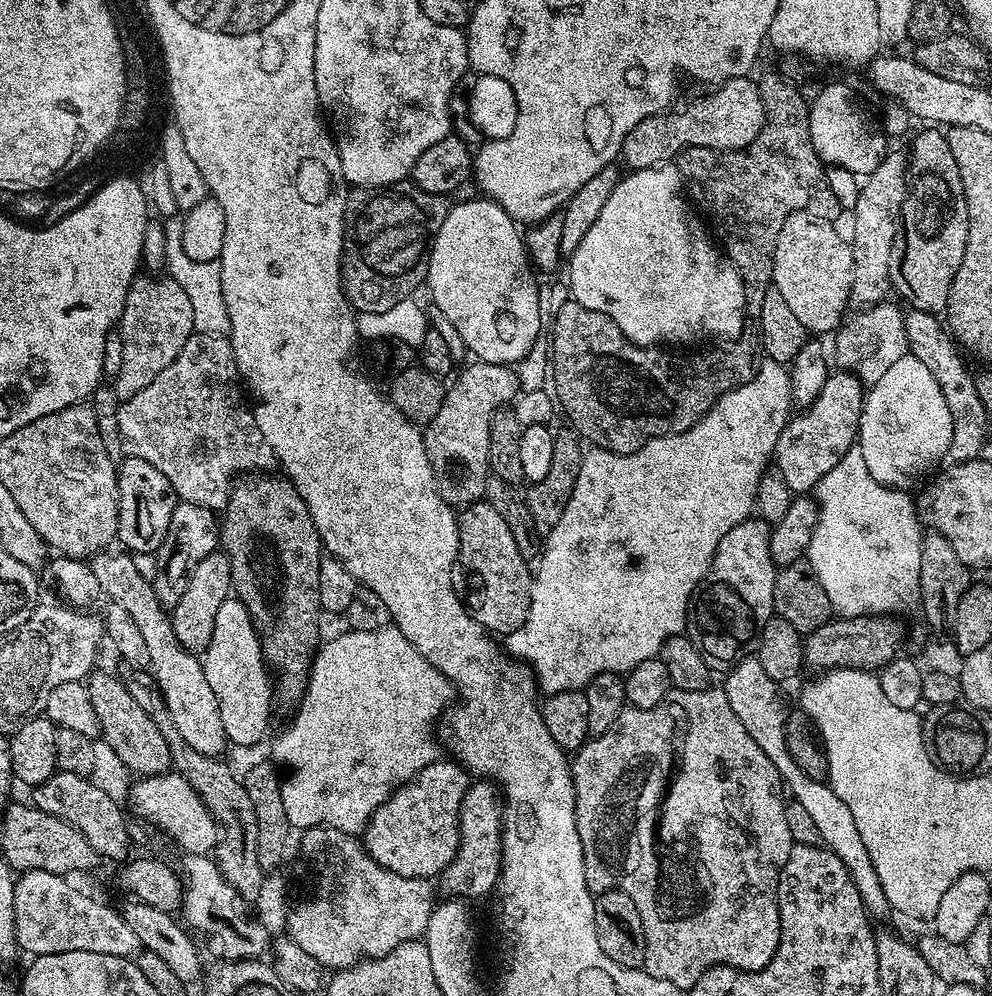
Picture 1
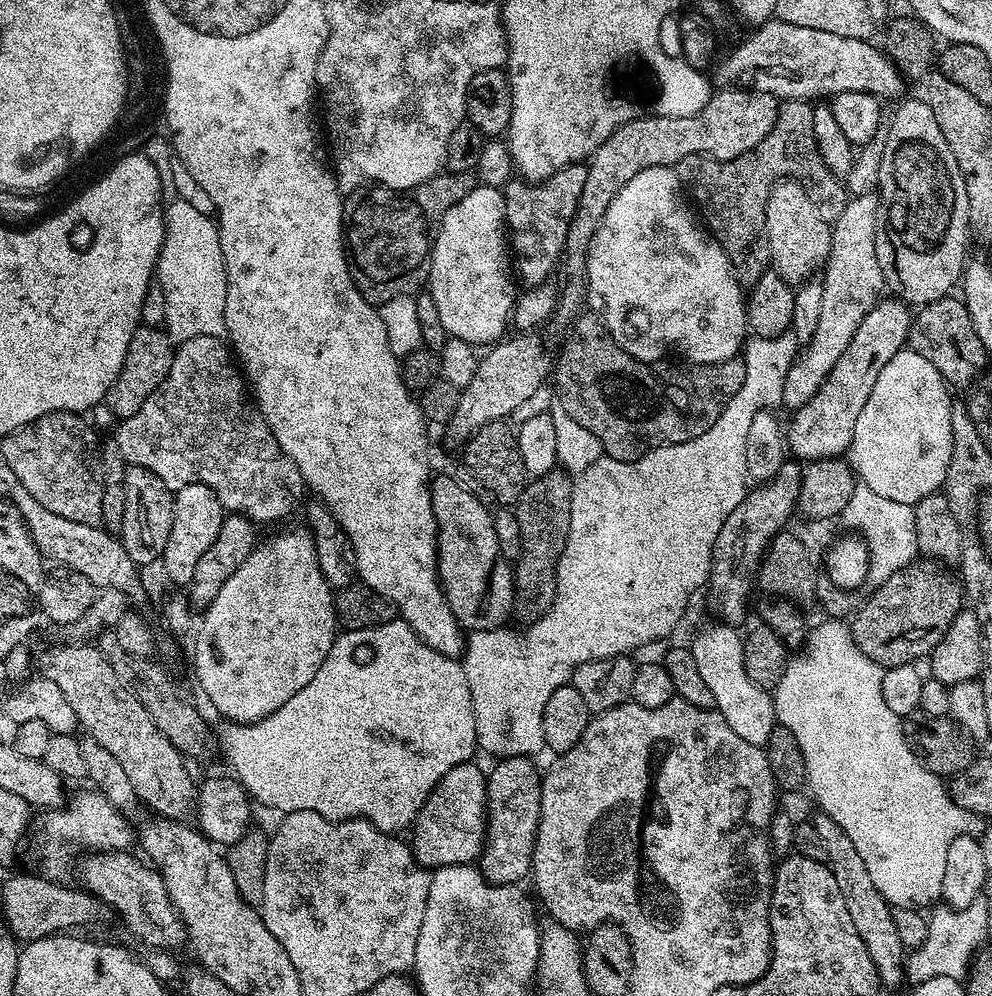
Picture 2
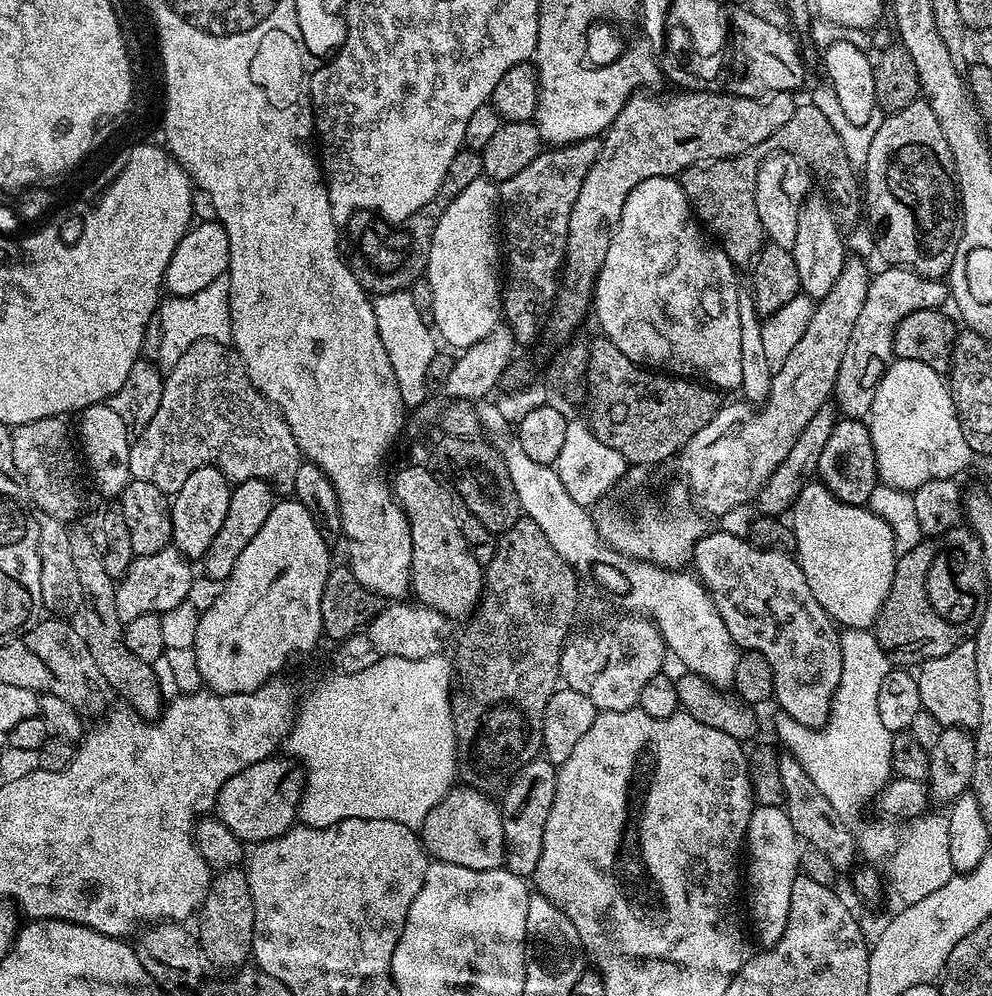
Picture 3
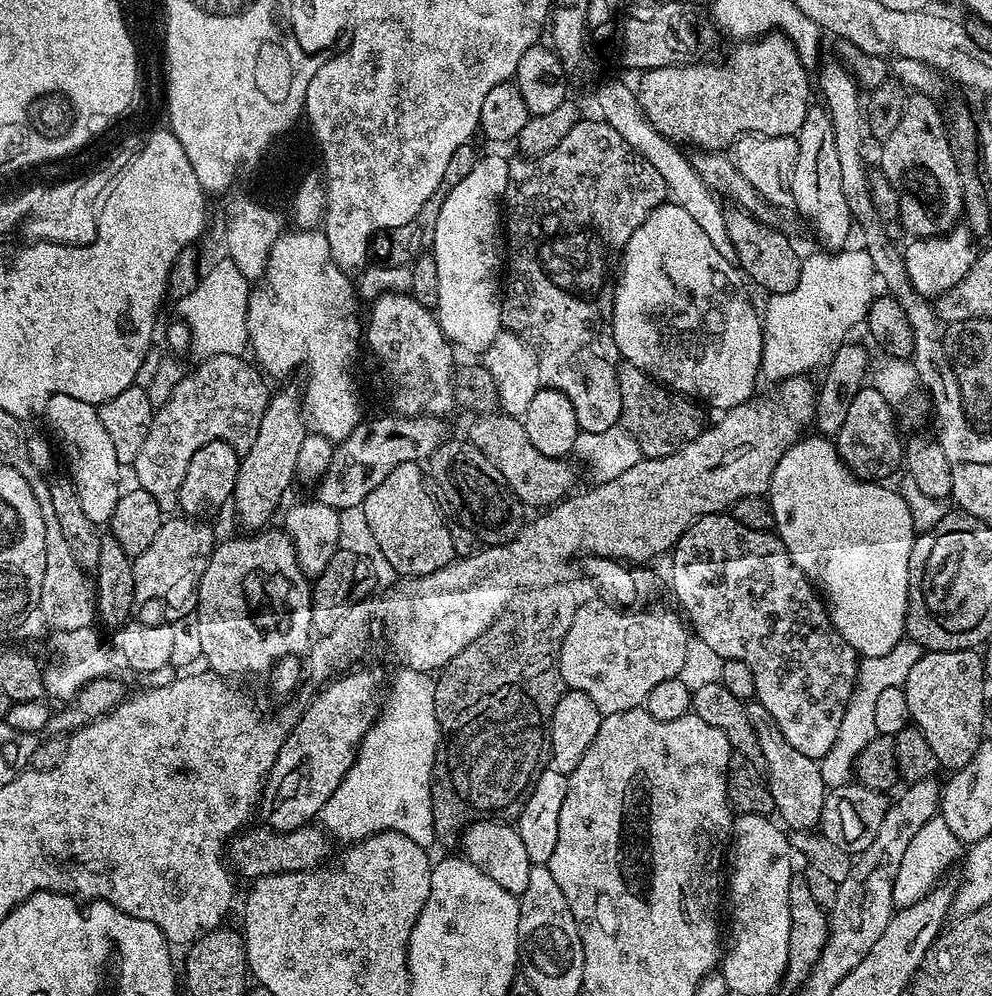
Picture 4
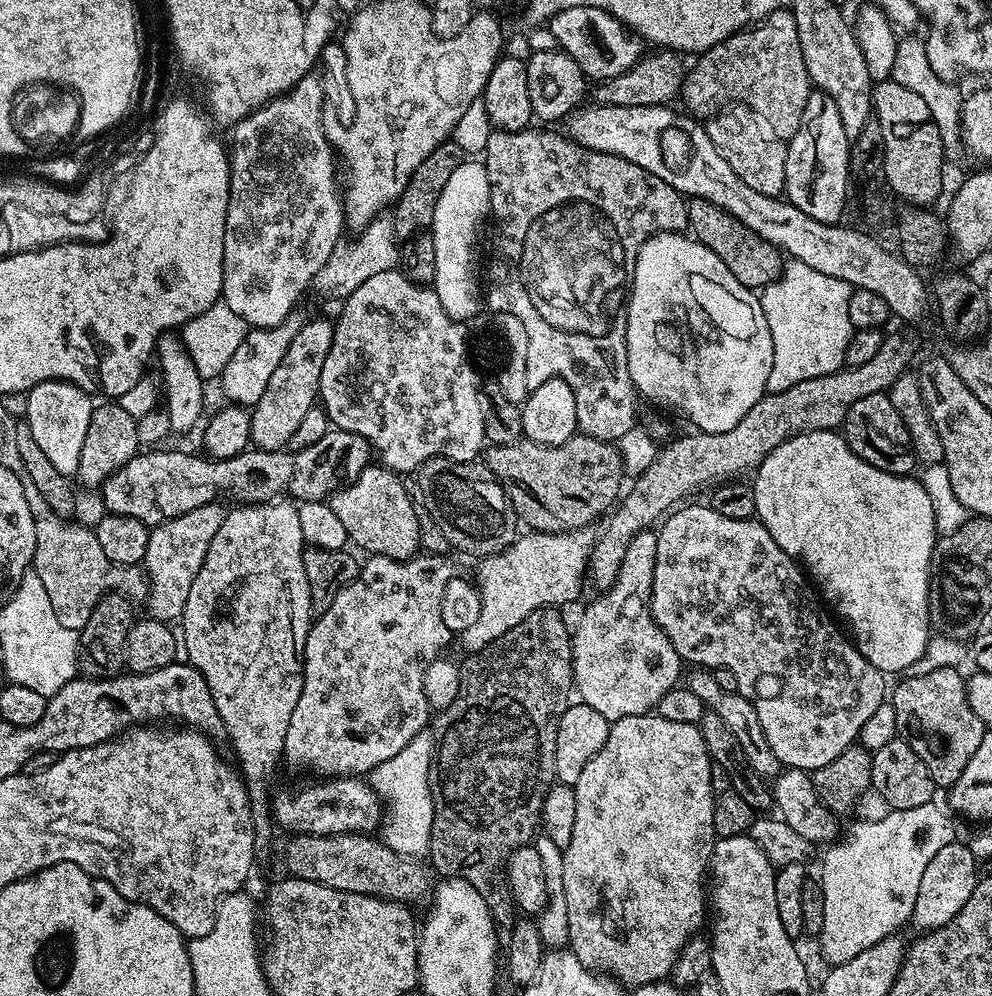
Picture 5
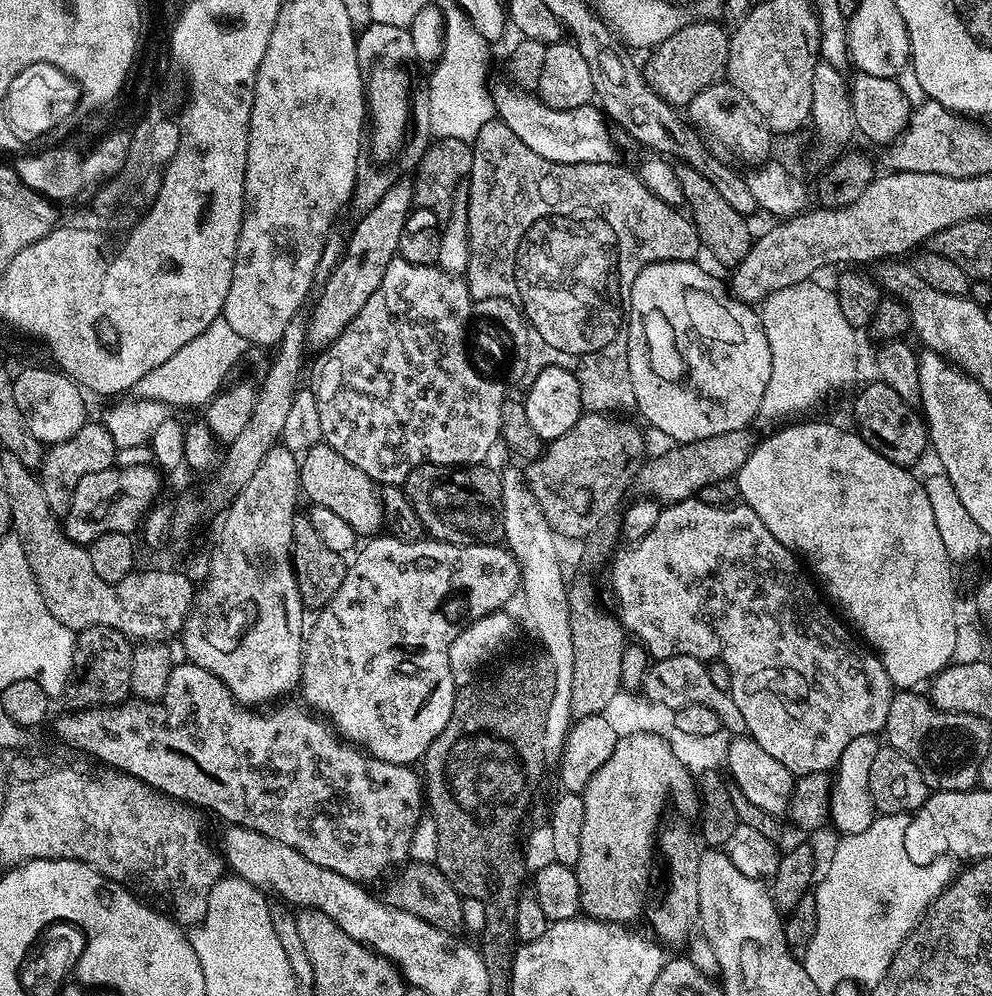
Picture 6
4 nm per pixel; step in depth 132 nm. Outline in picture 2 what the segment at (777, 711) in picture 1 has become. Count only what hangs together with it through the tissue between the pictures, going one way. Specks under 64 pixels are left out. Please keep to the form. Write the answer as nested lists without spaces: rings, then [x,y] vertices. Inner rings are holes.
[[[715,622],[709,628],[704,628],[690,641],[694,654],[694,662],[698,666],[698,674],[706,681],[710,694],[714,694],[714,708],[726,718],[730,730],[740,735],[751,744],[767,745],[770,730],[774,730],[776,723],[776,707],[772,701],[772,692],[758,686],[746,674],[744,661],[744,642],[733,625]]]

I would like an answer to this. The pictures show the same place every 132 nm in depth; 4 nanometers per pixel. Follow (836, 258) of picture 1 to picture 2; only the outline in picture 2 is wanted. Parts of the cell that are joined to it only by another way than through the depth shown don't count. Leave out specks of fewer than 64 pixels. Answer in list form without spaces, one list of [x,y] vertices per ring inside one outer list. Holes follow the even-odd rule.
[[[781,180],[772,187],[766,202],[766,226],[768,254],[771,267],[793,286],[799,286],[813,279],[828,263],[832,224],[824,219],[812,197],[797,180]]]

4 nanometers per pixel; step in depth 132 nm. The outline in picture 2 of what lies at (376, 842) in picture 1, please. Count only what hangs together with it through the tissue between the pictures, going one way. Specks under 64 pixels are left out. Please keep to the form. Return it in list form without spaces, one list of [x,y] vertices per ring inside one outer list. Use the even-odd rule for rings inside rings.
[[[476,762],[459,764],[434,786],[410,825],[410,847],[422,867],[435,870],[479,861],[488,815],[488,777]]]

